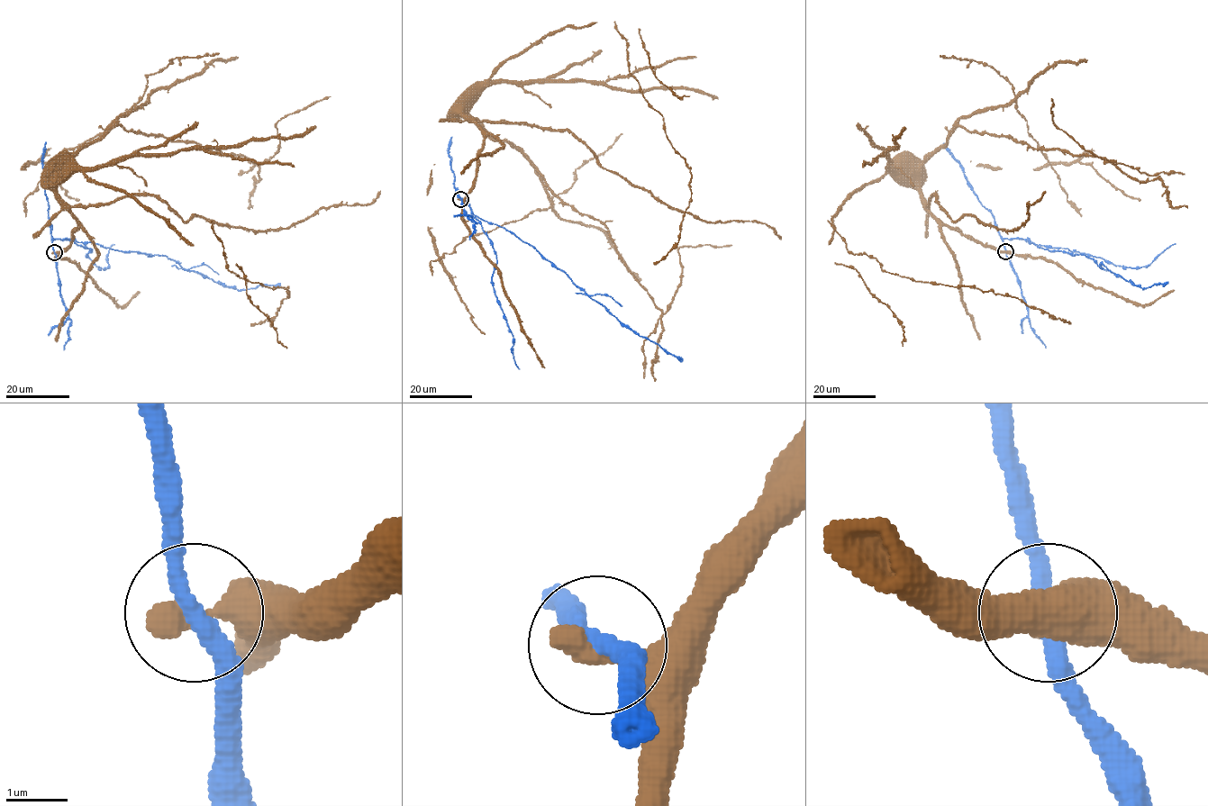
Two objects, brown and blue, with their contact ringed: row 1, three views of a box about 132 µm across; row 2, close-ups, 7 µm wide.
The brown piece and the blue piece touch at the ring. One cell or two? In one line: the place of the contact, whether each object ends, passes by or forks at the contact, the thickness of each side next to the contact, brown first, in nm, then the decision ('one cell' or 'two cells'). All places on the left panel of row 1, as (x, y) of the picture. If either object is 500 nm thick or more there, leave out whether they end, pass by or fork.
at (54, 252); 550 nm thick on the brown side, 300 nm on the other; one cell

